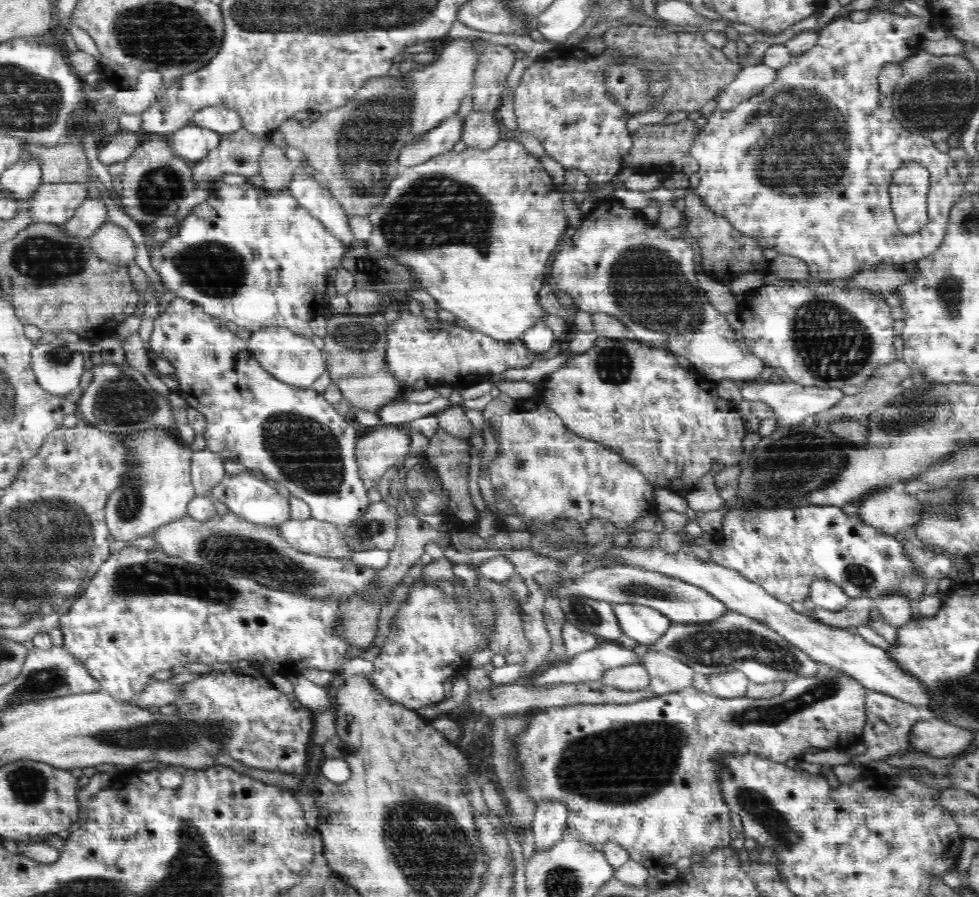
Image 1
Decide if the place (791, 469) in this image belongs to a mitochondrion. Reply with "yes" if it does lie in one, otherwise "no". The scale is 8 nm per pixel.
yes

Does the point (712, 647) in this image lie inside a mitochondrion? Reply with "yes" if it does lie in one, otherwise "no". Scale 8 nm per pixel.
yes

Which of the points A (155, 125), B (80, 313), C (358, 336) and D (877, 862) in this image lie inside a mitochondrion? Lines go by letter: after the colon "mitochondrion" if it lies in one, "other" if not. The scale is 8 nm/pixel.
A: other
B: other
C: mitochondrion
D: other

